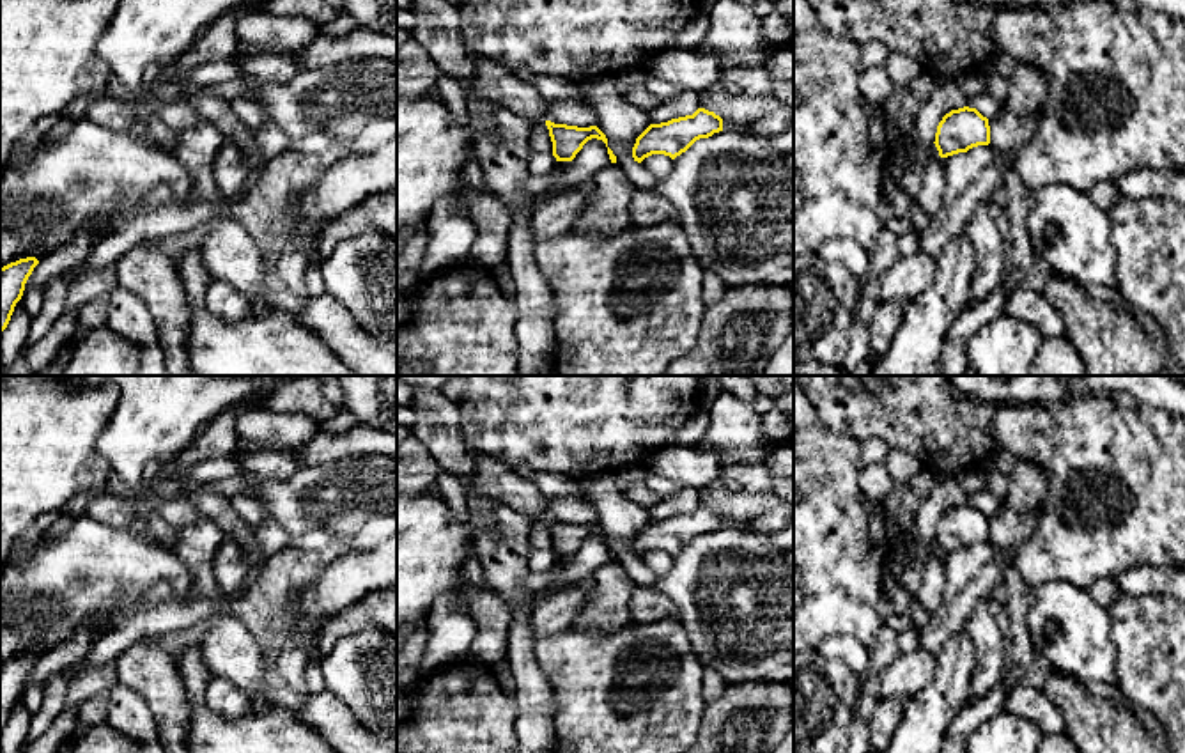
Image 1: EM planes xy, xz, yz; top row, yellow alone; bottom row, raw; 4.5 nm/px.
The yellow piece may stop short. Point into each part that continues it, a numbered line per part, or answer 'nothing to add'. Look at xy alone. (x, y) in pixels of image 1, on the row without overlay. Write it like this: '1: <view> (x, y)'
nothing to add

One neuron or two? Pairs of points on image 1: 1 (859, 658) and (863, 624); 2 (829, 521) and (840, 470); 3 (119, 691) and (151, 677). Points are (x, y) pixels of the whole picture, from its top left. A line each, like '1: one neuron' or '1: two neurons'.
1: two neurons
2: one neuron
3: two neurons

